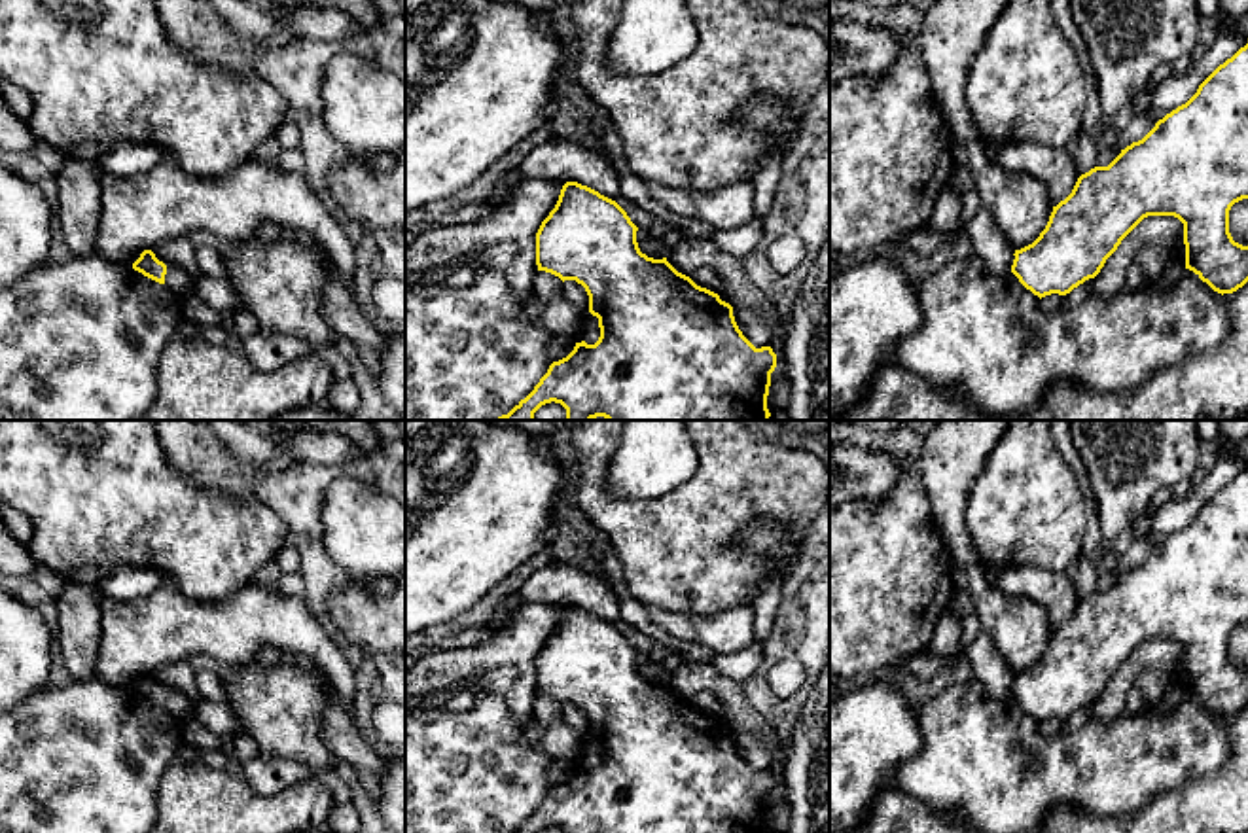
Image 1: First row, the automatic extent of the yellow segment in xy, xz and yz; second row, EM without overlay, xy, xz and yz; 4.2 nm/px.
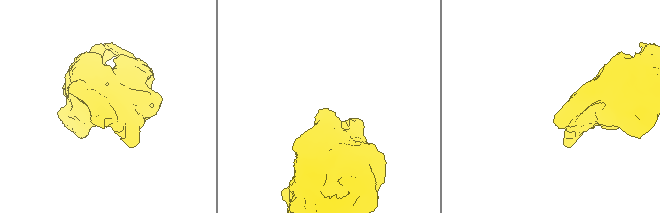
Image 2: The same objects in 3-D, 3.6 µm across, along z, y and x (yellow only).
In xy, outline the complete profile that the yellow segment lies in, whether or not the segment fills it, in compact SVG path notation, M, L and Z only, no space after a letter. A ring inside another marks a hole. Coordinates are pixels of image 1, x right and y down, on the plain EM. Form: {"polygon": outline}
{"polygon": "M144 674L133 687L133 693L159 708L165 708L182 723L191 718L191 700L174 689L165 689L152 674Z"}

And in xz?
{"polygon": "M578 606L562 610L555 632L536 657L536 689L562 706L581 708L589 719L589 736L583 740L574 774L553 786L513 833L540 833L551 825L564 833L767 833L771 797L776 791L773 772L756 772L742 759L733 731L722 718L697 710L667 682L653 683L642 678L636 655L615 625Z"}

